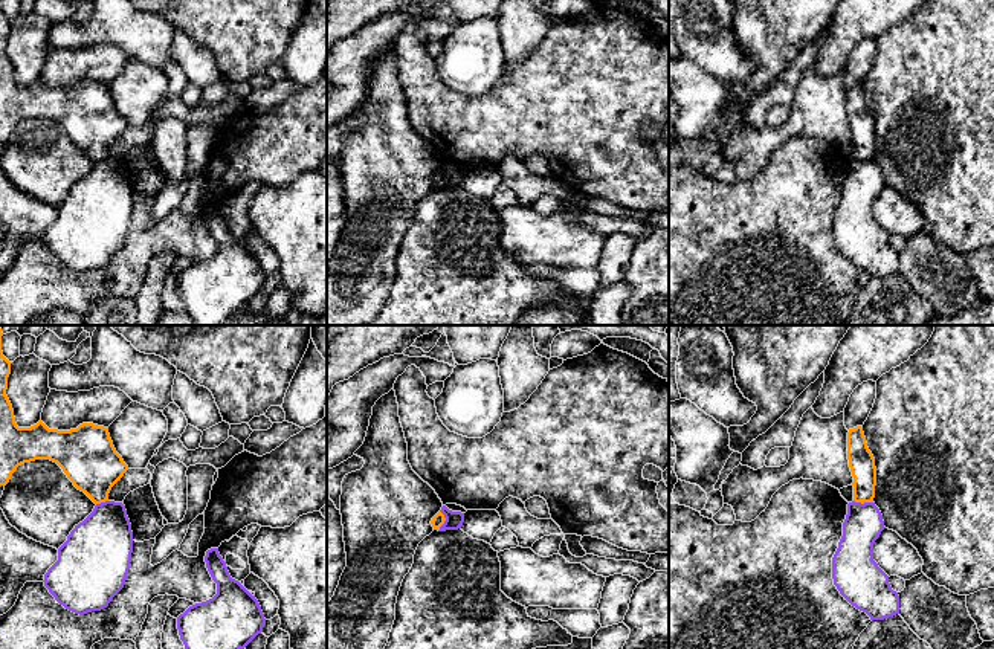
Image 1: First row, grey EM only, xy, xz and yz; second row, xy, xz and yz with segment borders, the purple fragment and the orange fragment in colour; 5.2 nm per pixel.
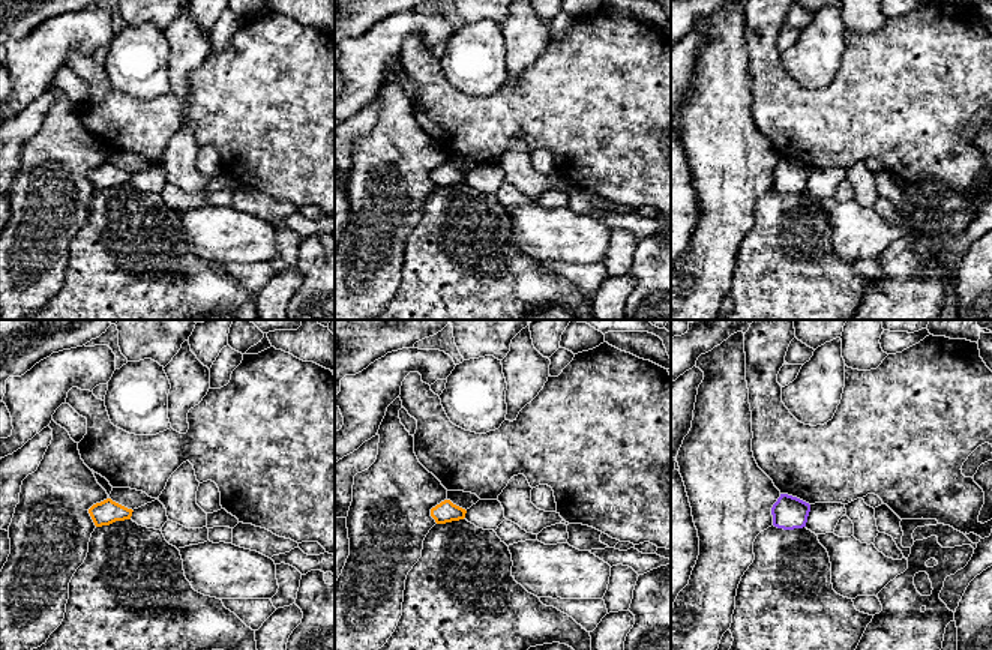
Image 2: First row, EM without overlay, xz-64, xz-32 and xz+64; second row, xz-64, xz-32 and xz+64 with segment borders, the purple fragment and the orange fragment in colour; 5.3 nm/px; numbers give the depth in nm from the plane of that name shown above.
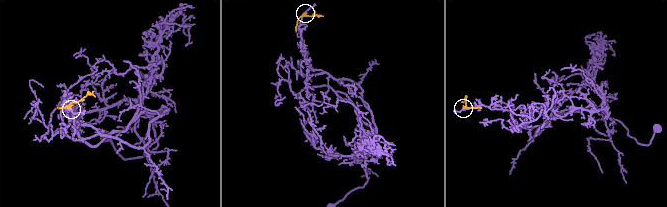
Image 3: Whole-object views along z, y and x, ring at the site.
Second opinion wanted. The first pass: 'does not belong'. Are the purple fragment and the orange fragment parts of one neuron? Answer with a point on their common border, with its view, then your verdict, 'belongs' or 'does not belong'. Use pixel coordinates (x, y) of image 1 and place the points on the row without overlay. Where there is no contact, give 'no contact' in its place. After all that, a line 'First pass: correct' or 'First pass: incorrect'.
xz (445, 179) | does not belong
First pass: correct

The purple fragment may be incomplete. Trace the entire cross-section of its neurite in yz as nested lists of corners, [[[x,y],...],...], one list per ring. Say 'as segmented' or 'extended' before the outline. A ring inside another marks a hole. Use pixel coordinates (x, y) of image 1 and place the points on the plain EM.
as segmented | [[[849,160],[843,194],[832,215],[832,237],[840,252],[870,278],[899,272],[899,253],[873,218],[873,202],[884,188],[875,160]]]

